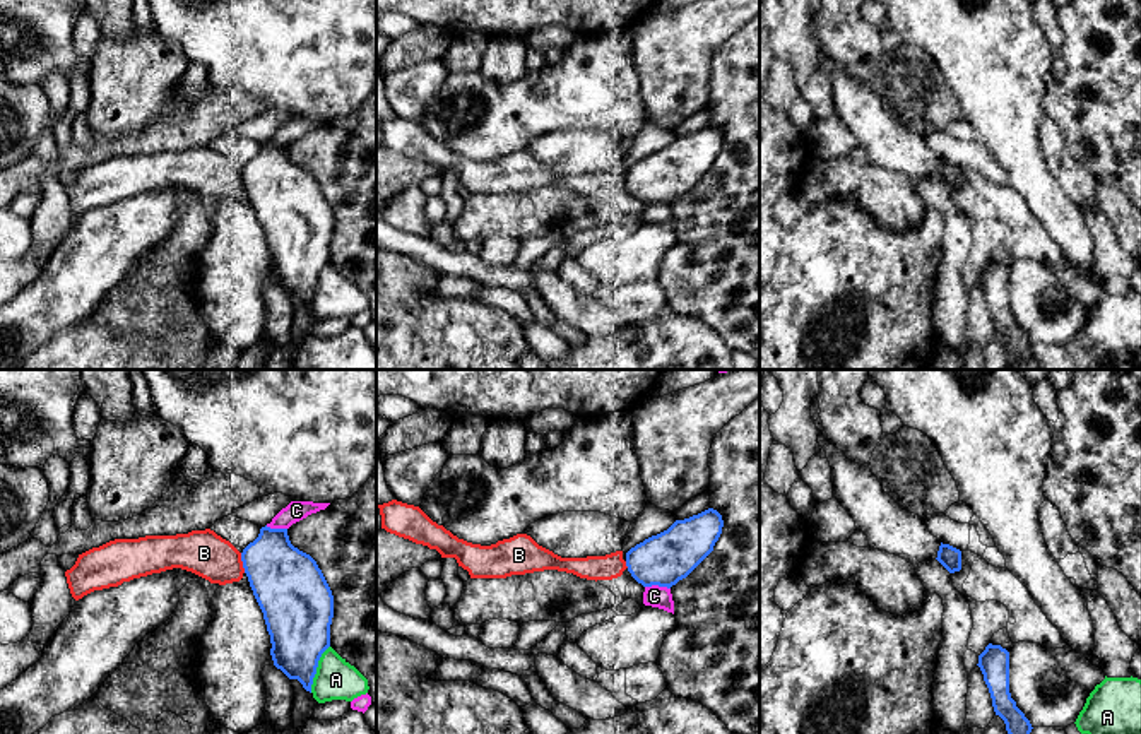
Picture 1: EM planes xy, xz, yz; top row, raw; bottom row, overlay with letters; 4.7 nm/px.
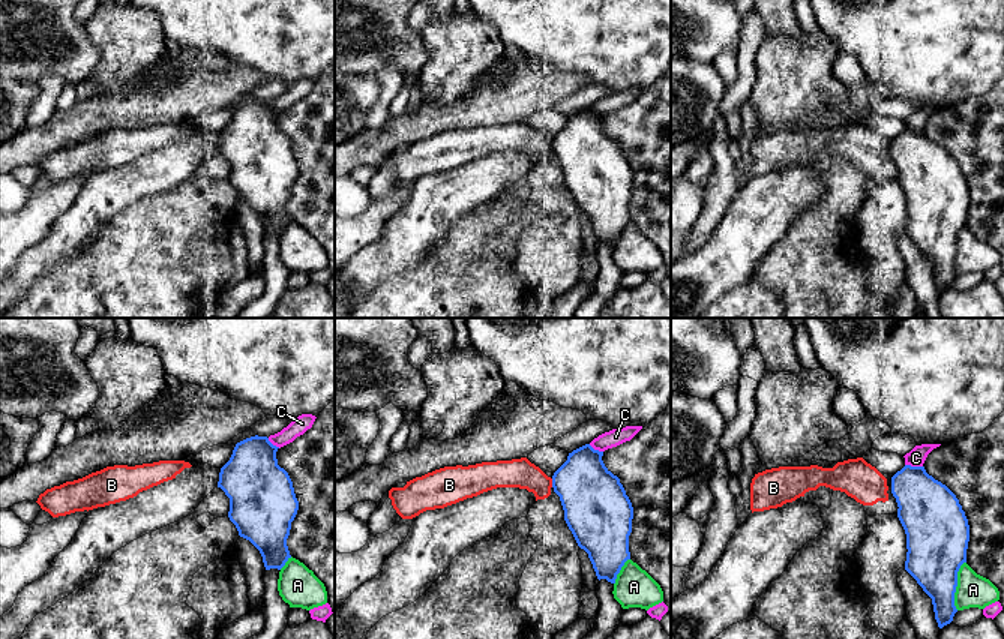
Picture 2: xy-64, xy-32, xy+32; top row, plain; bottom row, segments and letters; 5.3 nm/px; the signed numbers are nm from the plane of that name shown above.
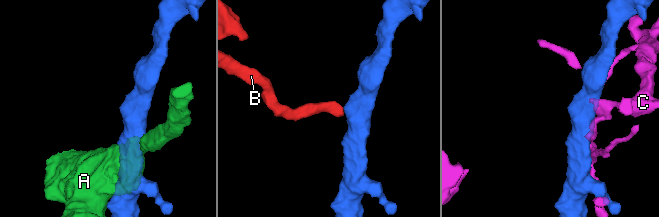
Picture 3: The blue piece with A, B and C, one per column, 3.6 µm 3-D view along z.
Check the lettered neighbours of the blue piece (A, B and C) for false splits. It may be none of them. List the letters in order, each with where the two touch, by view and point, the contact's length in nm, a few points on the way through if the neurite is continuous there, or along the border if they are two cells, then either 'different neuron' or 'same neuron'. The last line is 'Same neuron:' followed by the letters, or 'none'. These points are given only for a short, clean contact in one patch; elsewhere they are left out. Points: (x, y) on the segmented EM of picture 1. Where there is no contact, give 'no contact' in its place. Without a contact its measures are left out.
A: contact xy (315, 669); length 240 nm; different neuron
B: contact xy (243, 563); length 100 nm; different neuron
C: contact xz (657, 584); length 120 nm; different neuron
Same neuron: none

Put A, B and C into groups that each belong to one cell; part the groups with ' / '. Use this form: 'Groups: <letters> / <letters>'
Groups: A / B / C

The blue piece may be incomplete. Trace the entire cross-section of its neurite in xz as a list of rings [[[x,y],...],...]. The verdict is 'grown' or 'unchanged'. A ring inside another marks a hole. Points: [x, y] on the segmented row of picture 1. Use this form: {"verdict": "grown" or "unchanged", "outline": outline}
{"verdict": "unchanged", "outline": [[[713,508],[676,520],[626,553],[628,571],[643,587],[671,589],[713,551],[722,527],[722,515]]]}

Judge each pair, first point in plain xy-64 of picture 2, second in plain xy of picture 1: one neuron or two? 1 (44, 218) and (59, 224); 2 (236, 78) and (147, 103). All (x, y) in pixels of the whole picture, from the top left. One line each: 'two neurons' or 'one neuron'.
1: two neurons
2: two neurons

